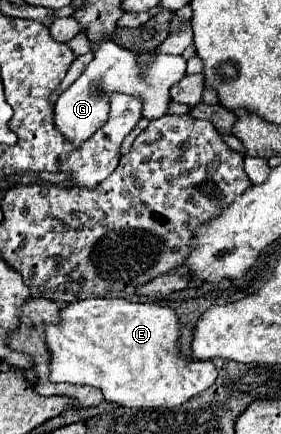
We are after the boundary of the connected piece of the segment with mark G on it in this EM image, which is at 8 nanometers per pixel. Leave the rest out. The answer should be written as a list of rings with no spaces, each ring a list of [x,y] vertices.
[[[90,42],[94,60],[84,70],[84,74],[66,90],[60,94],[54,106],[56,116],[56,128],[72,142],[82,144],[86,138],[90,138],[108,116],[108,96],[112,92],[124,92],[132,96],[140,96],[144,102],[142,116],[148,120],[156,120],[162,114],[166,114],[166,106],[170,102],[170,86],[180,82],[186,74],[186,60],[182,56],[170,56],[170,54],[158,54],[154,62],[140,72],[136,54],[114,44],[114,42]]]

